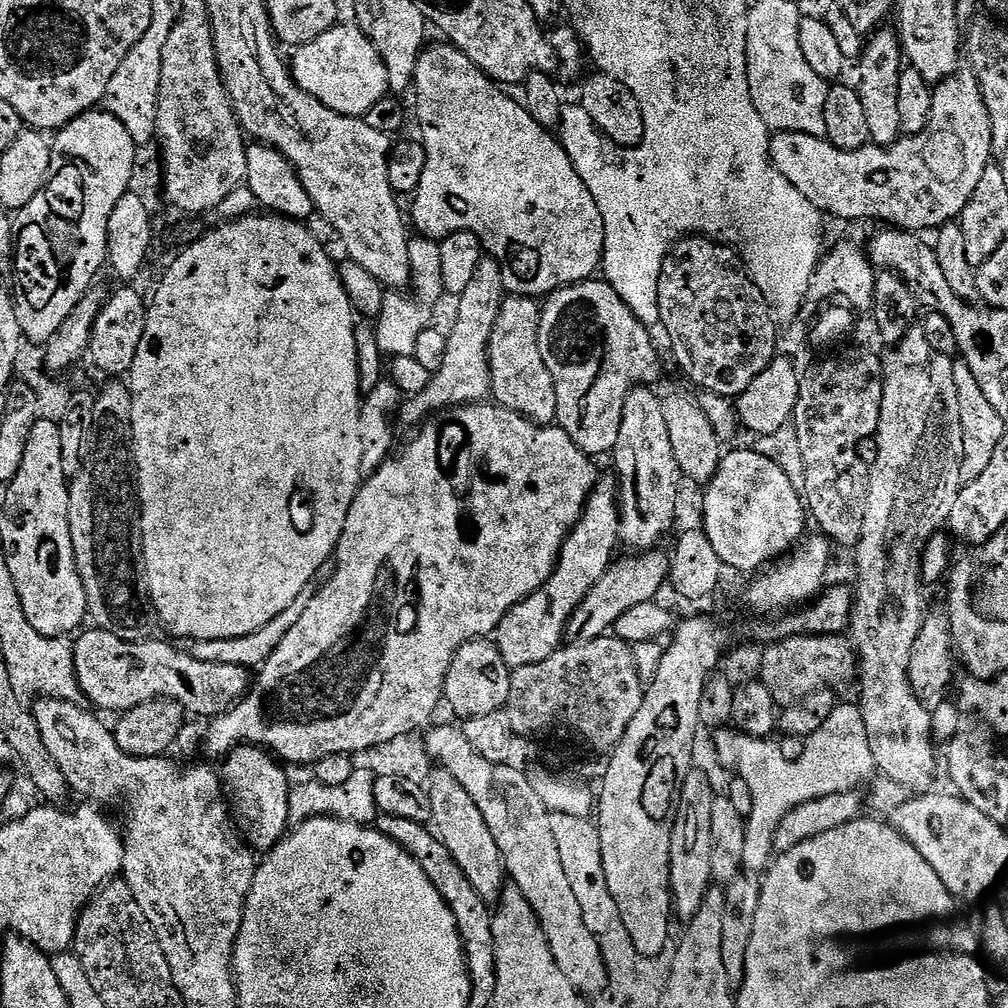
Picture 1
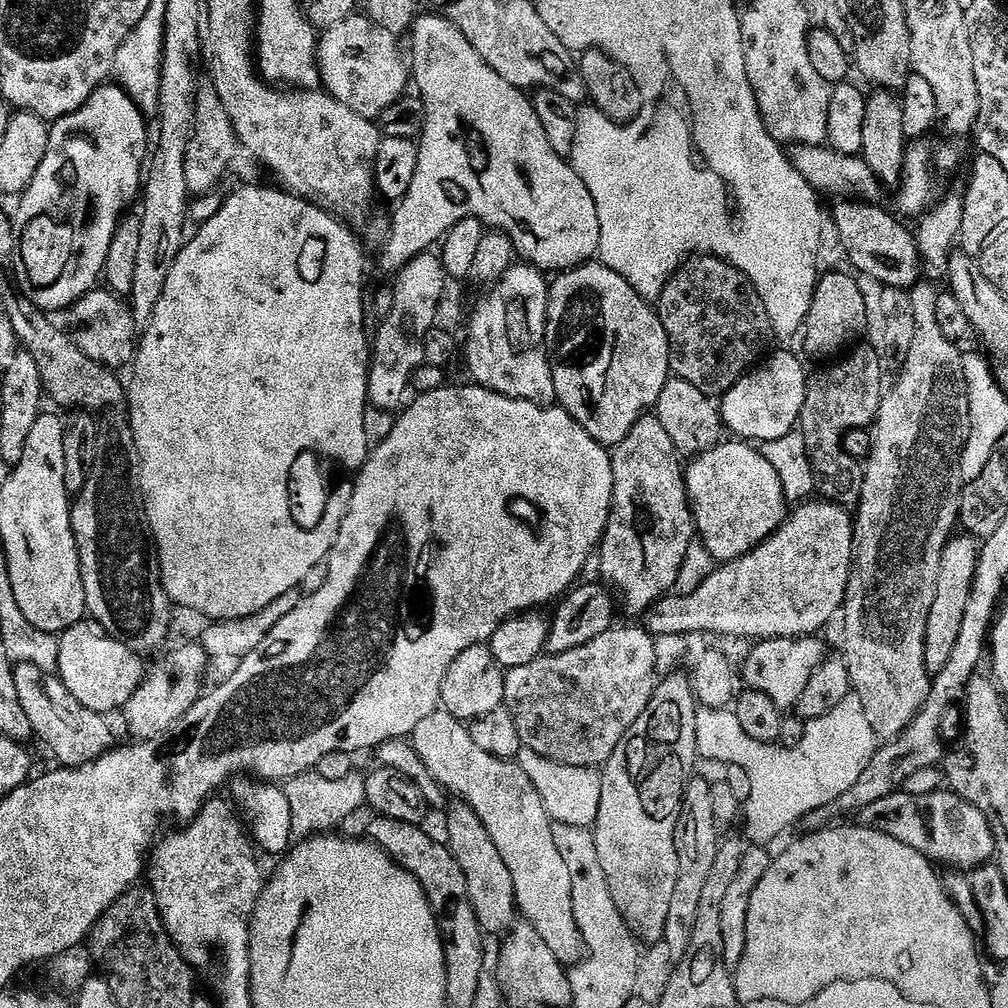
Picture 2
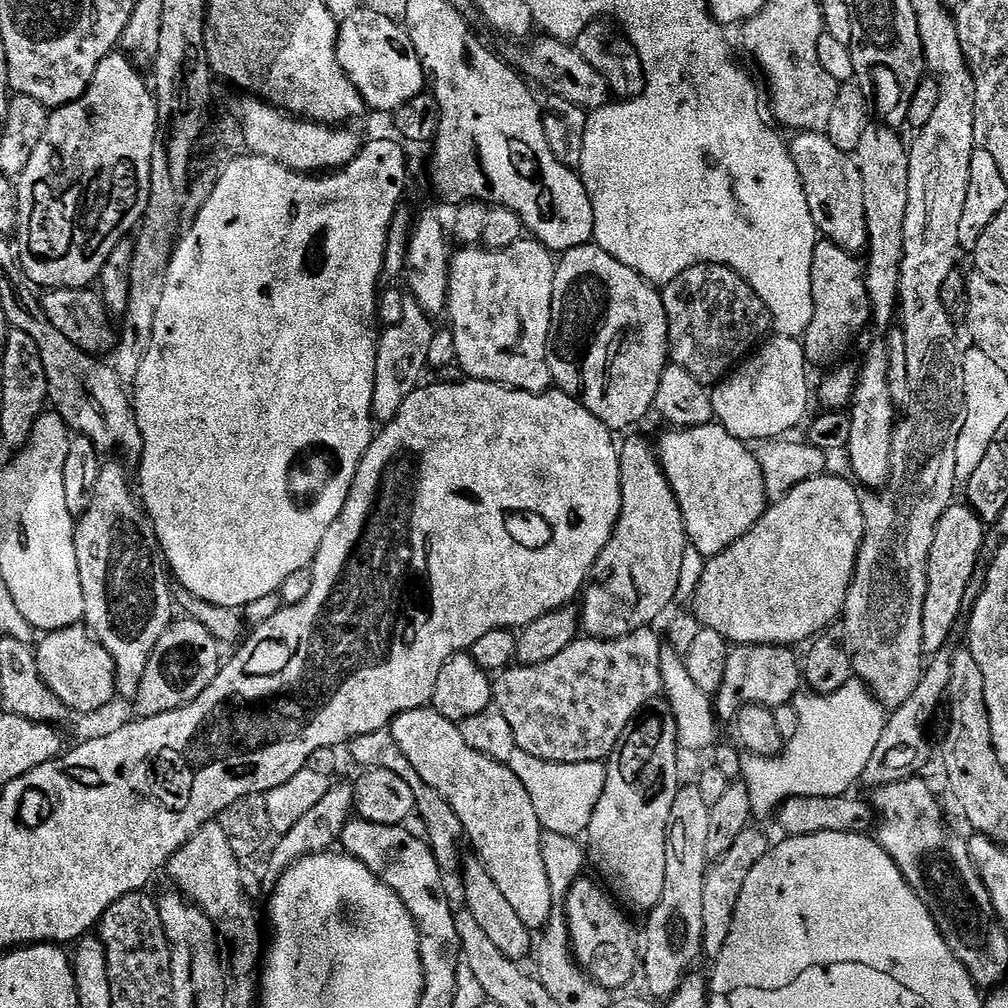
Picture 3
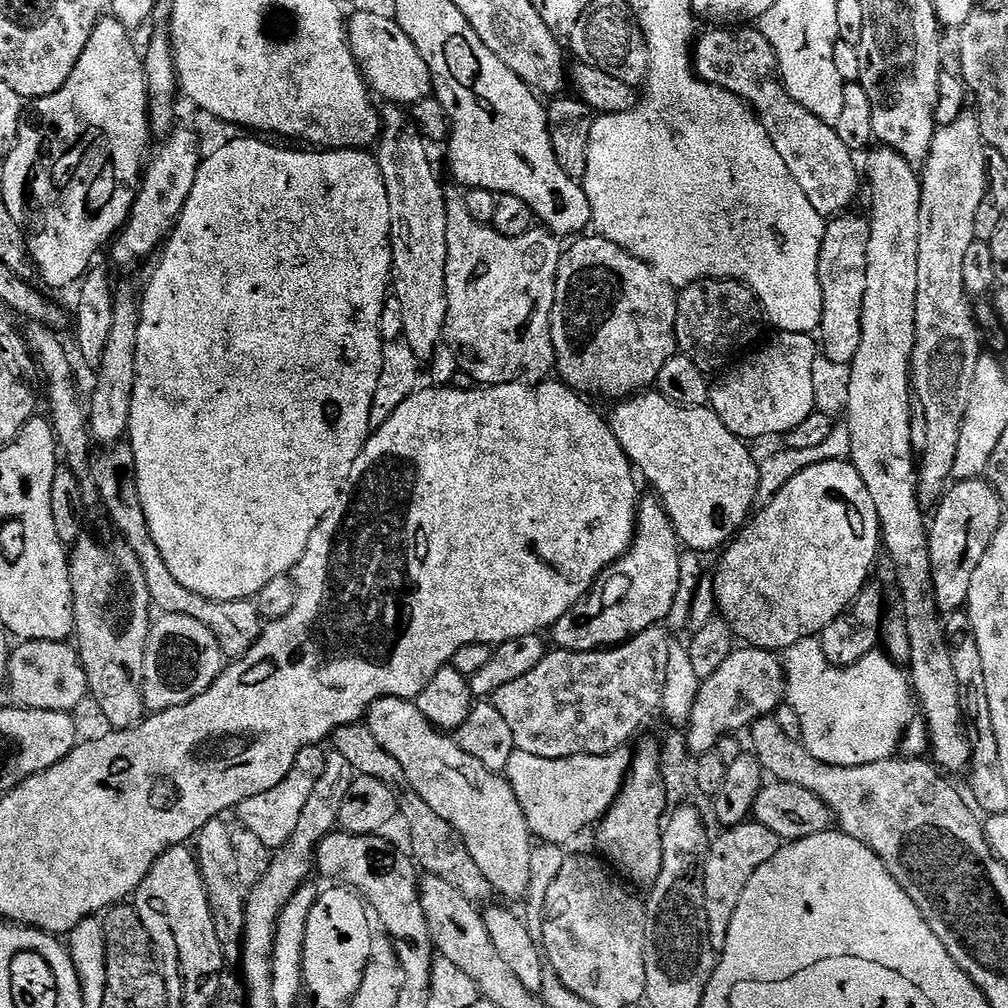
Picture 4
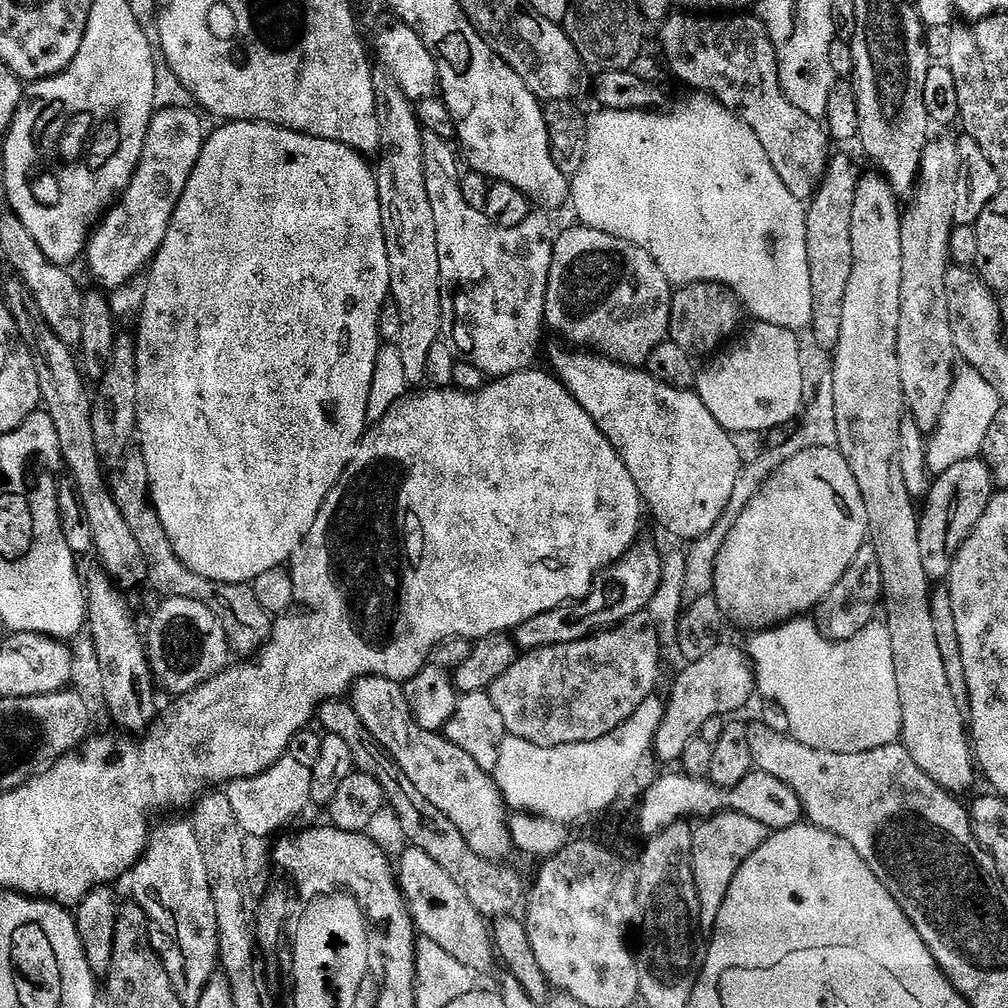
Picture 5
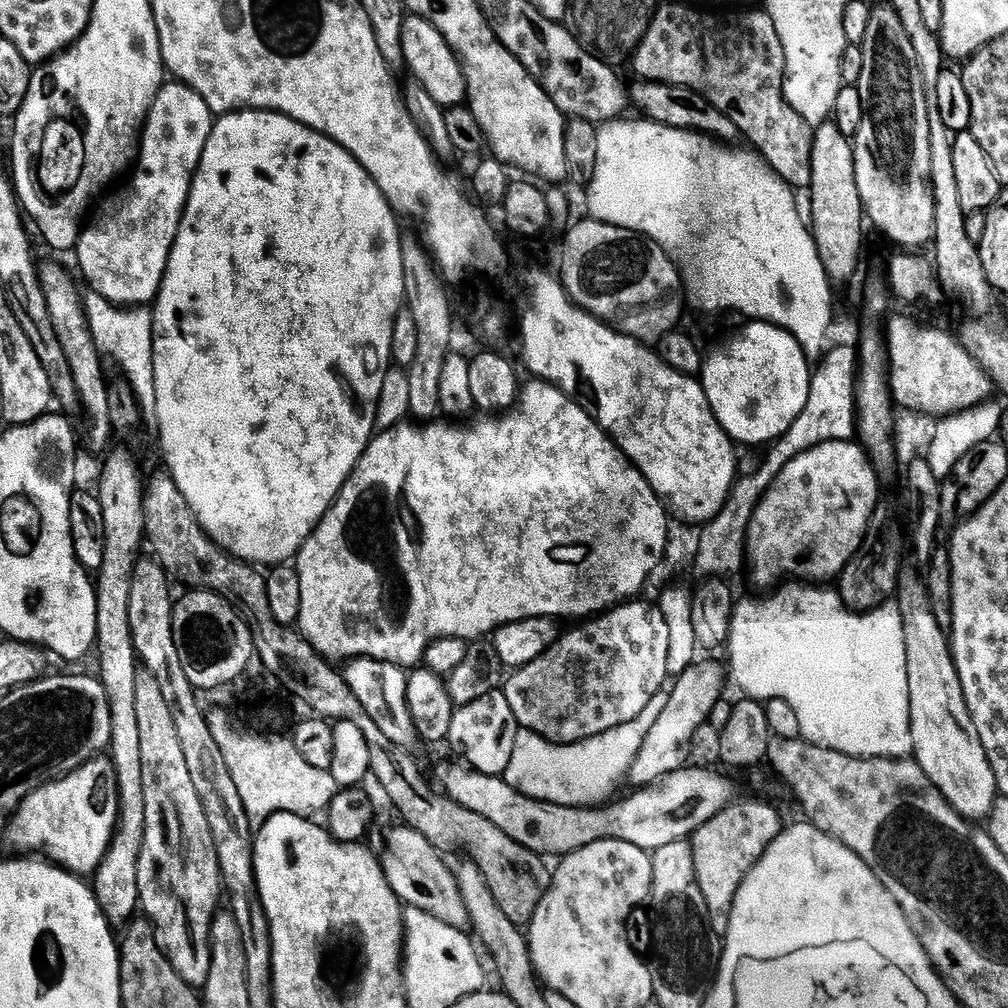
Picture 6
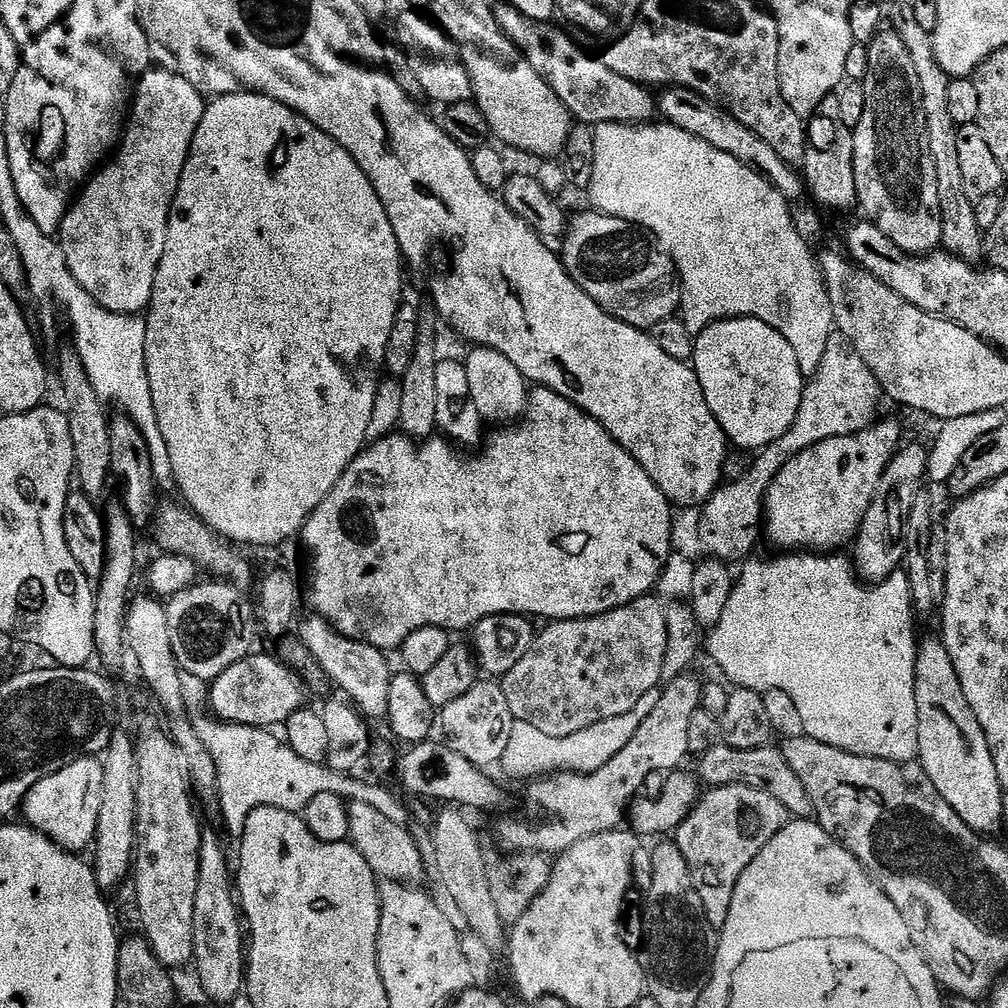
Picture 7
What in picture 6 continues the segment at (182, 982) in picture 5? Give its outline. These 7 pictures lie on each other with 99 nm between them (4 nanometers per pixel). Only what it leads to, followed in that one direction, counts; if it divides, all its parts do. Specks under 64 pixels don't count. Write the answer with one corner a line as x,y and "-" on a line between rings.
144,674
144,688
138,689
138,706
144,710
137,719
138,728
138,750
140,751
140,774
142,776
142,802
144,803
144,841
140,847
140,857
136,859
136,889
140,899
139,907
143,915
152,921
152,927
156,933
156,945
160,947
164,957
172,963
172,968
193,990
203,989
206,978
210,972
210,962
212,961
212,950
210,941
214,921
212,915
216,912
216,903
222,900
222,885
220,883
220,864
216,861
216,849
212,847
212,836
208,833
208,823
204,818
202,804
198,802
198,796
194,794
194,788
190,786
190,774
186,771
186,758
182,758
182,746
180,742
180,732
176,729
177,717
174,715
174,708
171,703
164,701
164,696
160,693
161,681
151,674

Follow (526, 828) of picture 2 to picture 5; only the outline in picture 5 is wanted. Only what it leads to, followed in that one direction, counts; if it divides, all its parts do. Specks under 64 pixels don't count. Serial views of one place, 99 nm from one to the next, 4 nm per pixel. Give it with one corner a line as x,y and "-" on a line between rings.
363,676
351,689
350,703
377,745
396,761
418,794
425,796
433,808
440,808
448,815
450,822
462,830
468,845
479,856
504,858
507,852
513,851
508,829
510,812
495,779
482,770
466,750
458,750
447,736
422,730
412,716
403,687
397,681
387,680
385,676

